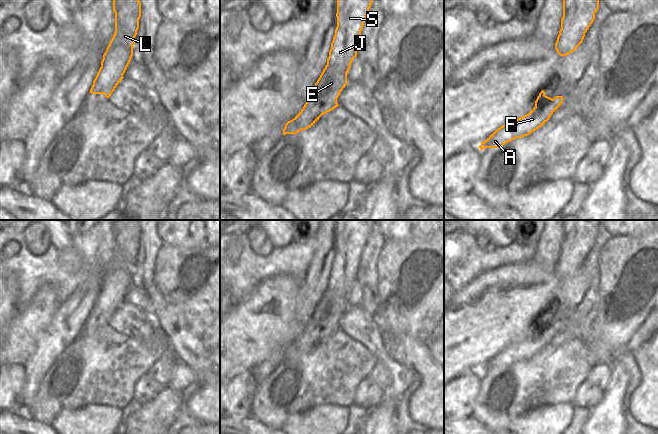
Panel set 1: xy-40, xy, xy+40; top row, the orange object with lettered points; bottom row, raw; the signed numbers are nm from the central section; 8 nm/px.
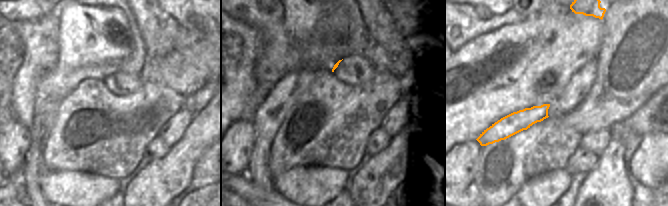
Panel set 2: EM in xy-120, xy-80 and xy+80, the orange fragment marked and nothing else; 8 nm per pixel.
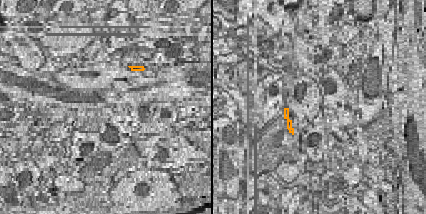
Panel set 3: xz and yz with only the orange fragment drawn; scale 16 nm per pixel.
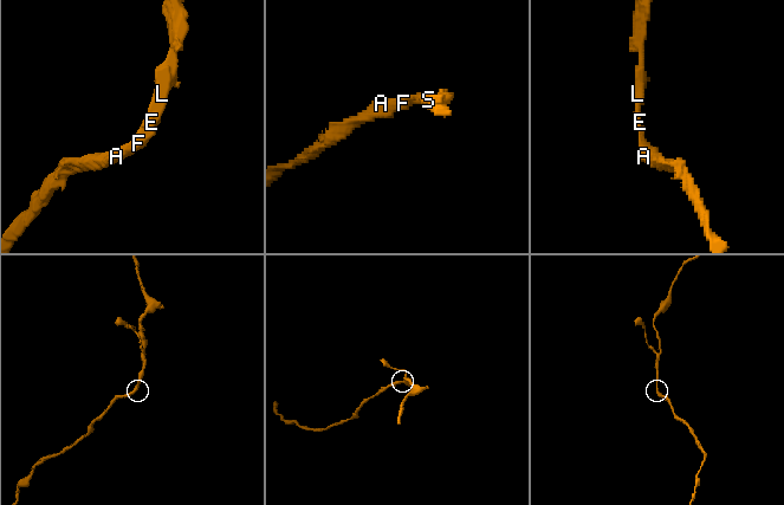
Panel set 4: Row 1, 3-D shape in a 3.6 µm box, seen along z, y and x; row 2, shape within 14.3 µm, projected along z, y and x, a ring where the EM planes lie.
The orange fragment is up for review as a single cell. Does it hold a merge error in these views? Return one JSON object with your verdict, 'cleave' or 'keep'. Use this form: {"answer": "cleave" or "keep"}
{"answer": "keep"}

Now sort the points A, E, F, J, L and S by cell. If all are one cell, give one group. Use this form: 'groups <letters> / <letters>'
groups A E F J L S

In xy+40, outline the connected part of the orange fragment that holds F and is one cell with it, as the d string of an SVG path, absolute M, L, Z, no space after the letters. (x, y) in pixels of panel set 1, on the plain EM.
M542 314L535 325L535 331L528 338L512 344L495 354L481 367L480 374L482 375L484 372L500 372L516 362L528 360L543 350L562 327L563 320L556 320L552 323L546 320L545 315Z

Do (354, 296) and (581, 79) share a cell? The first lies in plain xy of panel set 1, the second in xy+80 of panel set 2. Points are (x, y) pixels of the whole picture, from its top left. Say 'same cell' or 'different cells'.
different cells

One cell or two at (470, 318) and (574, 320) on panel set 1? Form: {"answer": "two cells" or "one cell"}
{"answer": "two cells"}

